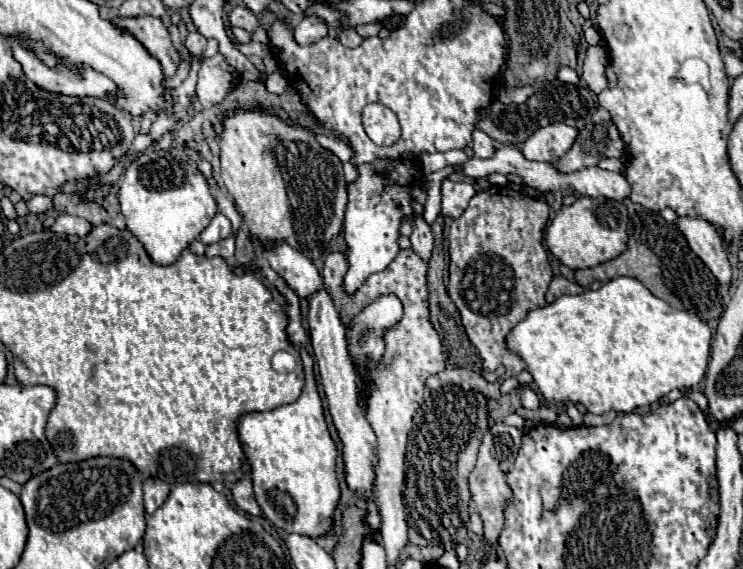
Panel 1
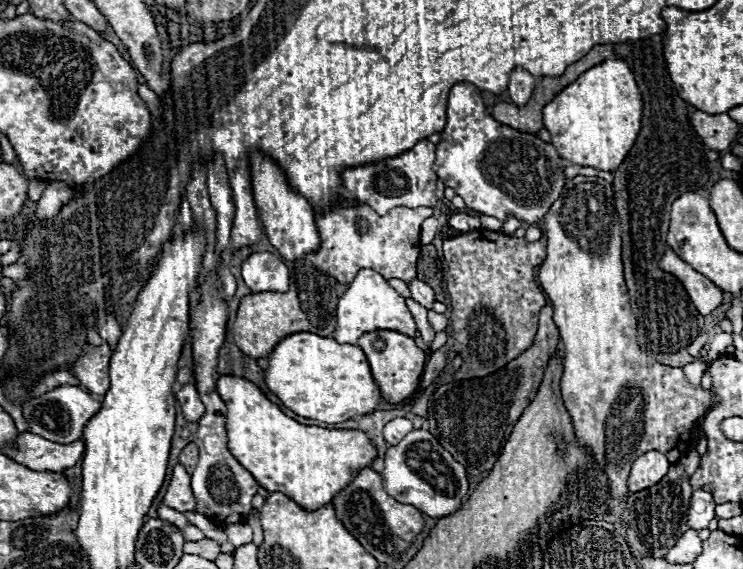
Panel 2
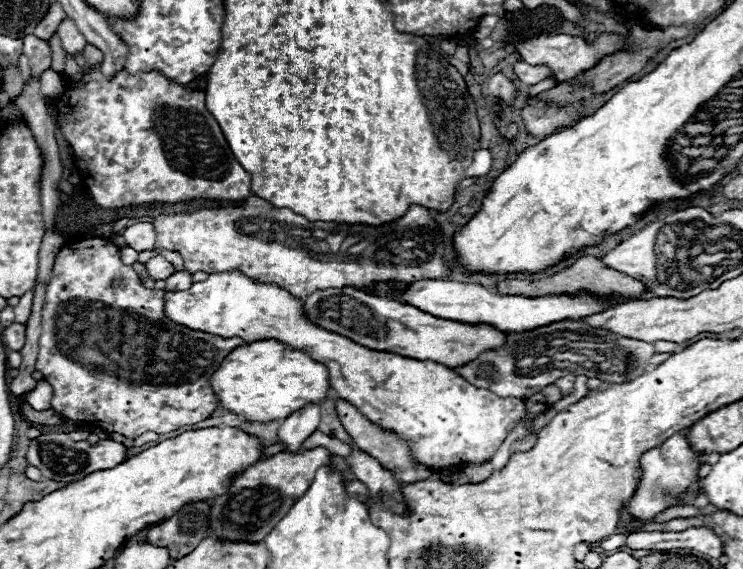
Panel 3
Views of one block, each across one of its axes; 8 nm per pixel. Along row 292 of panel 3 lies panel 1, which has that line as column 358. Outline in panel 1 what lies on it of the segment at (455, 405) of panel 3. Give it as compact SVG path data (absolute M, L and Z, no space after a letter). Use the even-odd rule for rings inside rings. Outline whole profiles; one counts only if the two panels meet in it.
M378 158L372 164L356 166L356 172L356 180L348 184L348 206L344 216L344 254L348 272L344 274L342 288L348 294L354 294L370 274L382 272L398 256L402 218L412 220L412 216L422 216L426 204L426 190L422 188L424 174L418 170L418 160Z

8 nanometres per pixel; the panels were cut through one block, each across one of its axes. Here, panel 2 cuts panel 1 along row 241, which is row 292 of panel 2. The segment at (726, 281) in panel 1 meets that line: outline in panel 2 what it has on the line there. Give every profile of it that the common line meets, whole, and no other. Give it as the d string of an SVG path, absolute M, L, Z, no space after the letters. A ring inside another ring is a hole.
M670 246L664 248L664 256L660 258L658 266L676 276L682 286L686 288L694 308L702 314L702 316L708 316L712 310L716 310L720 304L722 304L722 290L716 288L708 278L704 278L702 274L698 274L696 270L692 270L686 262L682 262L674 250Z

